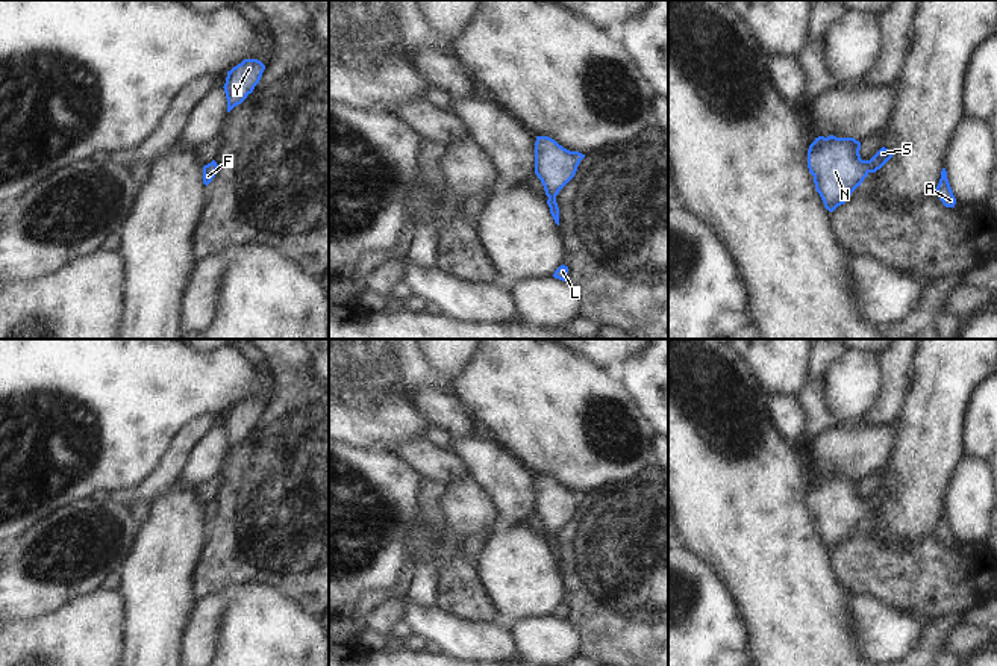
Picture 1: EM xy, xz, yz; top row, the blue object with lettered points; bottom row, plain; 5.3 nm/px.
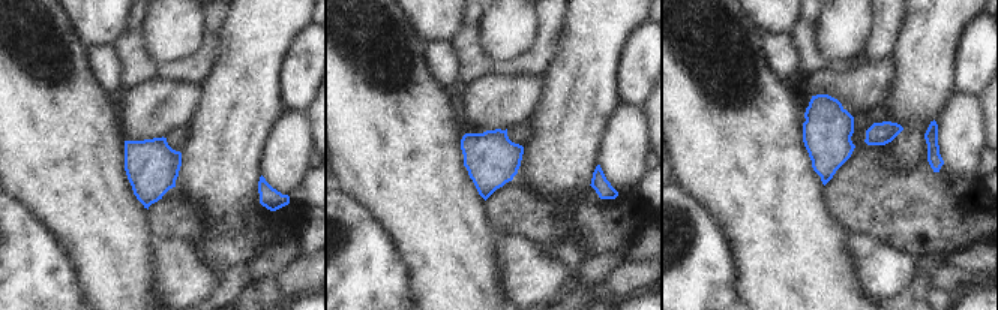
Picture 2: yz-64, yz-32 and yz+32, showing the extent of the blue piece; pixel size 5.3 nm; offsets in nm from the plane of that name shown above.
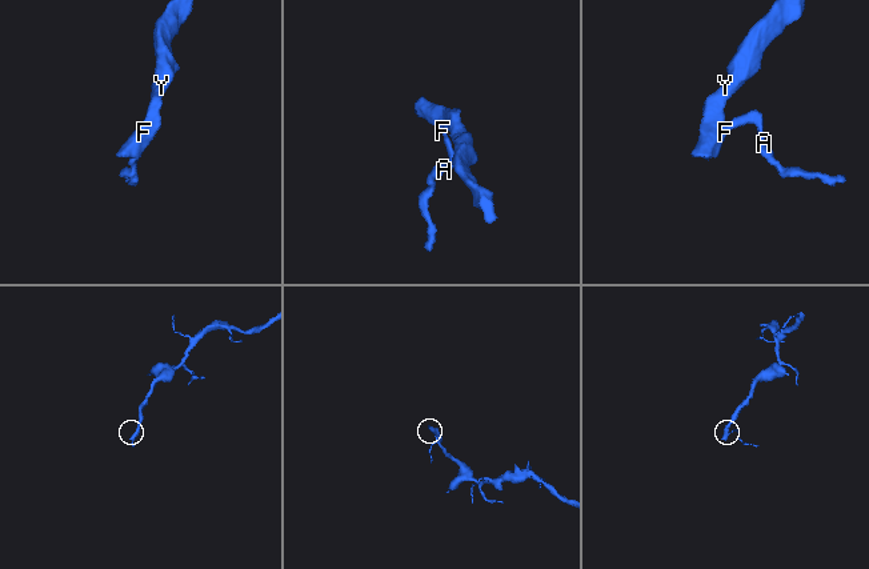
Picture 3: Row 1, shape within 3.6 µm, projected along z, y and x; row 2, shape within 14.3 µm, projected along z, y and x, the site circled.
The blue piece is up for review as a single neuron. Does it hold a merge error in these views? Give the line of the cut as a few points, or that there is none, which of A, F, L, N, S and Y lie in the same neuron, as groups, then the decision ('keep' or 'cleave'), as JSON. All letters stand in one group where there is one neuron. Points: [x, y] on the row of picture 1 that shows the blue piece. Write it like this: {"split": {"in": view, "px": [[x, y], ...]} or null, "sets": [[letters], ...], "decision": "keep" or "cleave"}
{"split": null, "sets": [["A", "F", "L", "N", "S", "Y"]], "decision": "keep"}

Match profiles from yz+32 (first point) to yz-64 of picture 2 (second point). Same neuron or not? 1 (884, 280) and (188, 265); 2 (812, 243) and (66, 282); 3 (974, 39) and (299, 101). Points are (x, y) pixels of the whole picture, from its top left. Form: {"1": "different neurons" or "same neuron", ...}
{"1": "same neuron", "2": "different neurons", "3": "same neuron"}

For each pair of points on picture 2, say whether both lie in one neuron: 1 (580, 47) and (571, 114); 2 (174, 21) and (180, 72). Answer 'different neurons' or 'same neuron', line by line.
1: same neuron
2: different neurons

